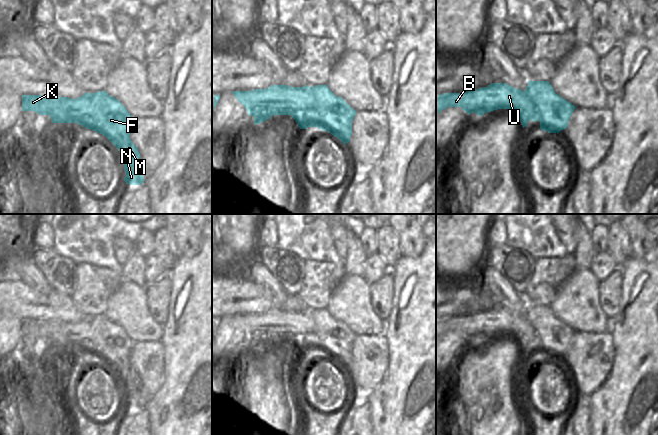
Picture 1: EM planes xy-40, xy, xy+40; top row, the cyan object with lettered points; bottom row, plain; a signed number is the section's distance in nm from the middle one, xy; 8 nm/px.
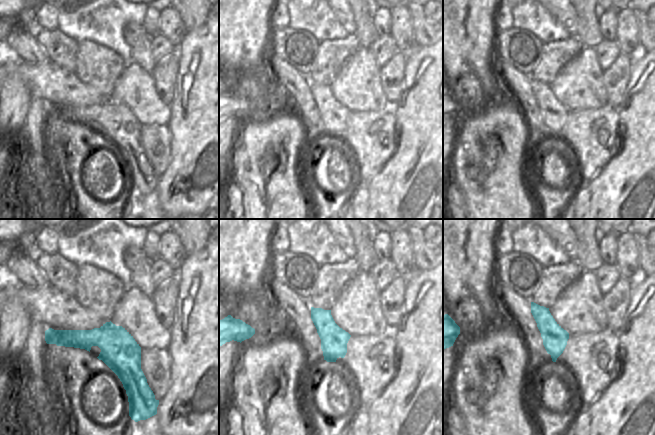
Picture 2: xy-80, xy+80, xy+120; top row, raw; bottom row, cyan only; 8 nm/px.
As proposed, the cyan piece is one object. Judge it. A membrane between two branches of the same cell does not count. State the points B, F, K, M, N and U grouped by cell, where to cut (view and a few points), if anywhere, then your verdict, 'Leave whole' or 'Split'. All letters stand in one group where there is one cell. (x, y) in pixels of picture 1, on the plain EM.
Groups: B K U / F M N. Split along xy (311, 311), (316, 326), (316, 334), (319, 338), (316, 350). Split

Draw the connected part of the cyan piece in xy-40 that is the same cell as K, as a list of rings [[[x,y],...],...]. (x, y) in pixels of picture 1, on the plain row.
[[[84,317],[75,323],[57,319],[22,319],[22,335],[49,339],[52,347],[77,347],[92,355],[98,349],[98,338],[92,330],[92,317]]]

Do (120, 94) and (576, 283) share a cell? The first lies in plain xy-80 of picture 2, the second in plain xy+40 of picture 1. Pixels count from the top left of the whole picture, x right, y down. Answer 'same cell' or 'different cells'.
same cell

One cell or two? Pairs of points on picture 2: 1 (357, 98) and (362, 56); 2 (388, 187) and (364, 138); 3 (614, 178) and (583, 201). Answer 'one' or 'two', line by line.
1: one
2: two
3: two

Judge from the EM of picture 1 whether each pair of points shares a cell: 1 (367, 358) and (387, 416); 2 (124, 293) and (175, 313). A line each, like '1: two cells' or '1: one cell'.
1: two cells
2: two cells

